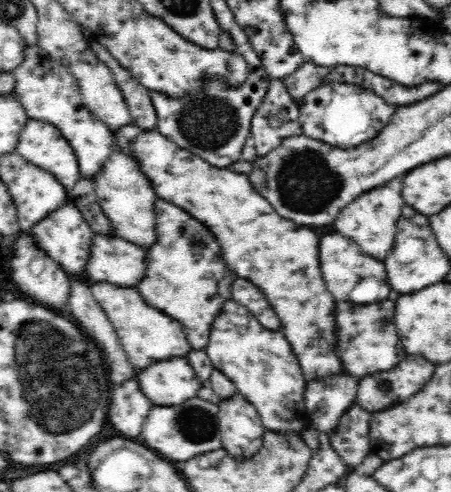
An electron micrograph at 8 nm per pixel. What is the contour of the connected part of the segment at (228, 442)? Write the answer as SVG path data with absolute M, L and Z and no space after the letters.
M241 395L220 402L221 448L238 461L253 457L262 448L264 431L267 429L256 407Z

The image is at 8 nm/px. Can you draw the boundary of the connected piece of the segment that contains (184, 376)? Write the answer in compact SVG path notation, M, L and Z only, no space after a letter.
M186 358L156 362L138 372L138 384L156 406L182 404L197 396L200 382Z

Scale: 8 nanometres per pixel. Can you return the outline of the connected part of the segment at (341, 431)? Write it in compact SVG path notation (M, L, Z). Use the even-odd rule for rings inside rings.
M354 403L336 422L336 430L328 432L332 449L351 470L361 469L362 460L371 452L369 439L372 412Z

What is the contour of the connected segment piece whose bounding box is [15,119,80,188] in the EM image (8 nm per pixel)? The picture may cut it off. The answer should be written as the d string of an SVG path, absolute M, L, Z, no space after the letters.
M28 119L15 152L30 164L54 175L66 188L74 188L80 178L75 150L53 124Z

